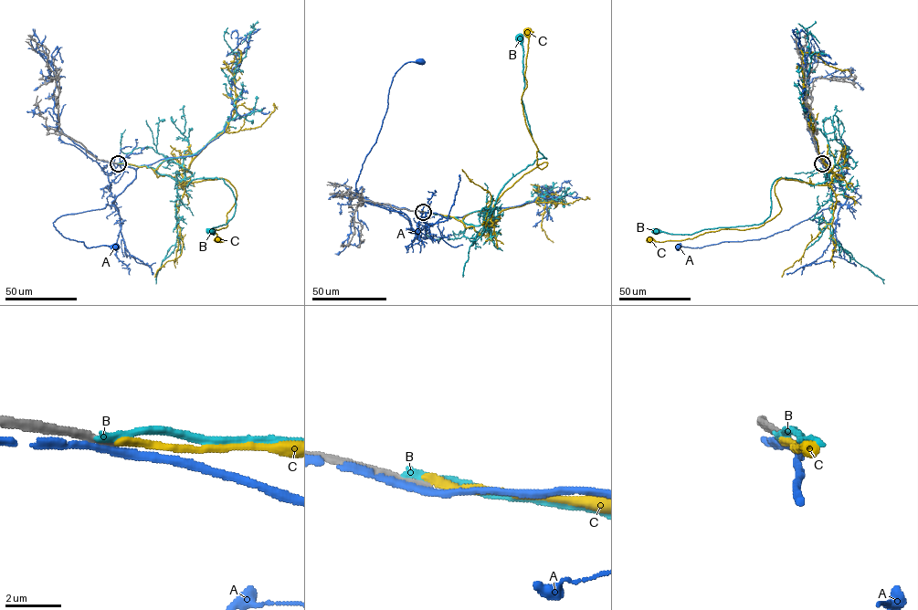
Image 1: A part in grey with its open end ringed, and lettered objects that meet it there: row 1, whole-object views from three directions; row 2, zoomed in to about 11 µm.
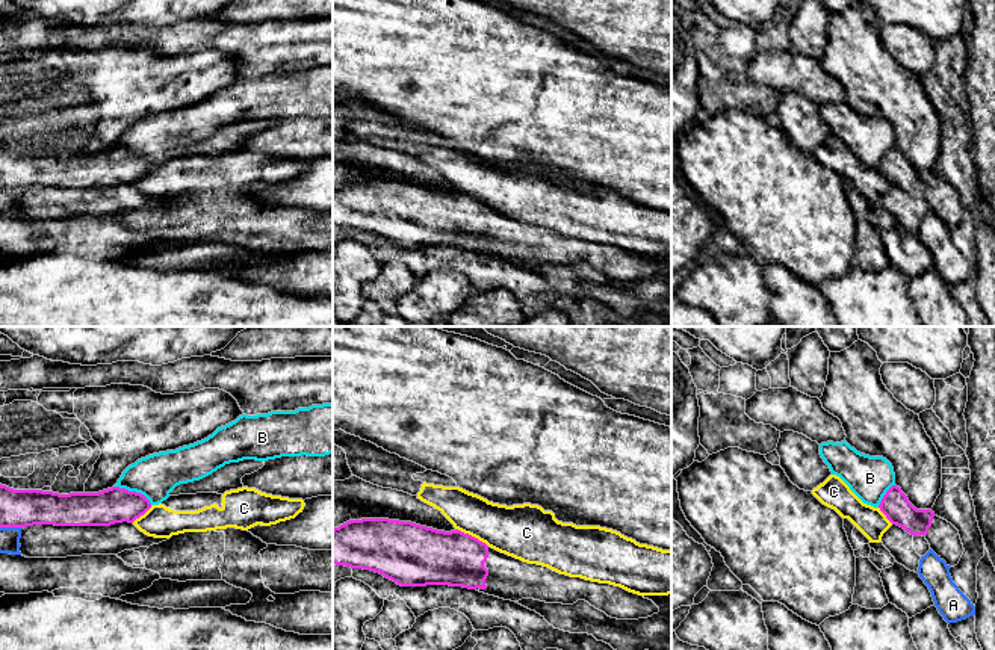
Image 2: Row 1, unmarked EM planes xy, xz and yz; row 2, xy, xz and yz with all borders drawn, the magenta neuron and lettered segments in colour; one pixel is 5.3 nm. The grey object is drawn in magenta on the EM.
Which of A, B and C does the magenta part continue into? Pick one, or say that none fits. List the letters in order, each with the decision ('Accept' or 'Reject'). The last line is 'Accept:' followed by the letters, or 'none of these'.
A: Reject
B: Reject
C: Reject
Accept: none of these

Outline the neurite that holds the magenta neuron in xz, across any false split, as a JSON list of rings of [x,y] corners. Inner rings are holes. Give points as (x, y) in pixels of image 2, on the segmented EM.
[[[361,518],[334,528],[333,564],[370,570],[401,587],[463,587],[511,602],[585,600],[617,620],[659,612],[652,600],[620,587],[523,562],[458,529],[445,532],[411,522]]]

